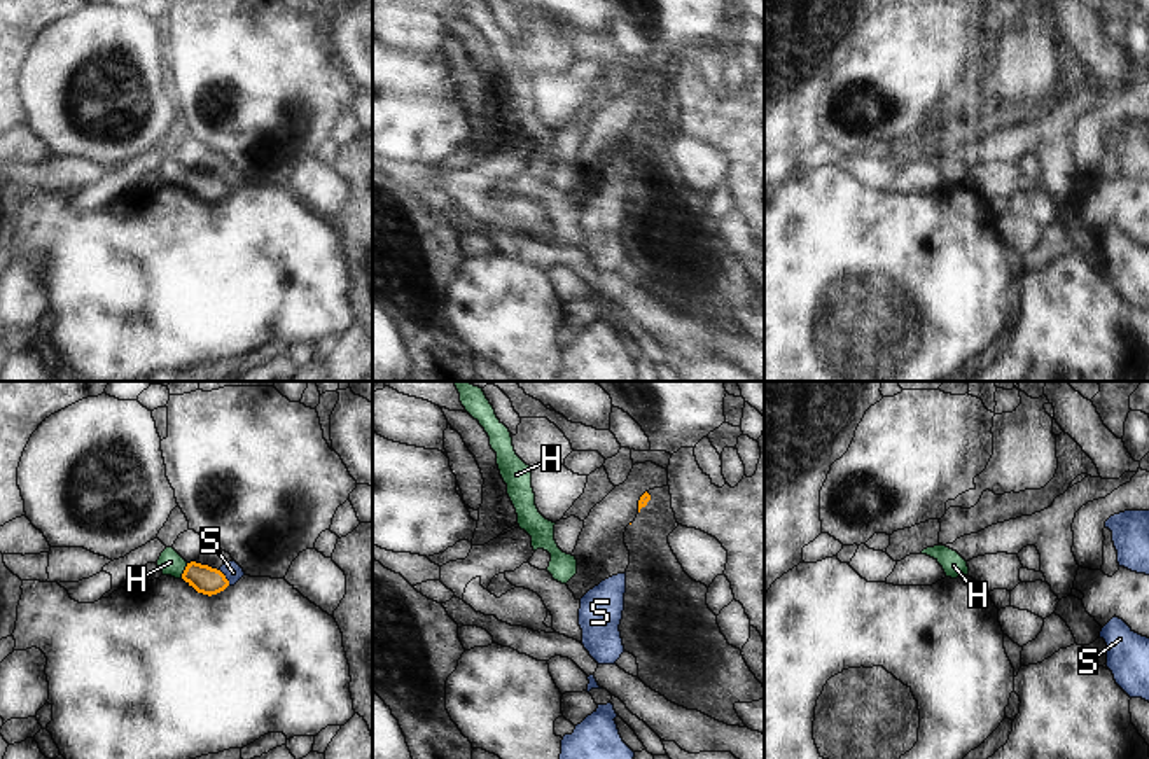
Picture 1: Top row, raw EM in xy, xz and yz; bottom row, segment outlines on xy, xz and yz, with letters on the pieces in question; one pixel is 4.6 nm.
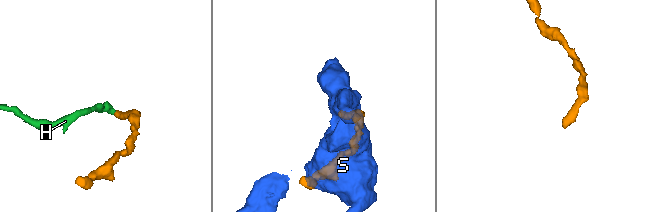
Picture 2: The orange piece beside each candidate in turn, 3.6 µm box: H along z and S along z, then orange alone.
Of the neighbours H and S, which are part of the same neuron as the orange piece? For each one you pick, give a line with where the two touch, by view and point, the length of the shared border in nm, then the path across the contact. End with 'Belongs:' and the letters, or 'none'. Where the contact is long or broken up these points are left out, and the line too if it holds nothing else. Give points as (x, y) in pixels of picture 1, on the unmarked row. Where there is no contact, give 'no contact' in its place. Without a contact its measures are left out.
H: contact xy (184, 179); length 80 nm; way xy (205, 188), (184, 179), (170, 170)
Belongs: H

